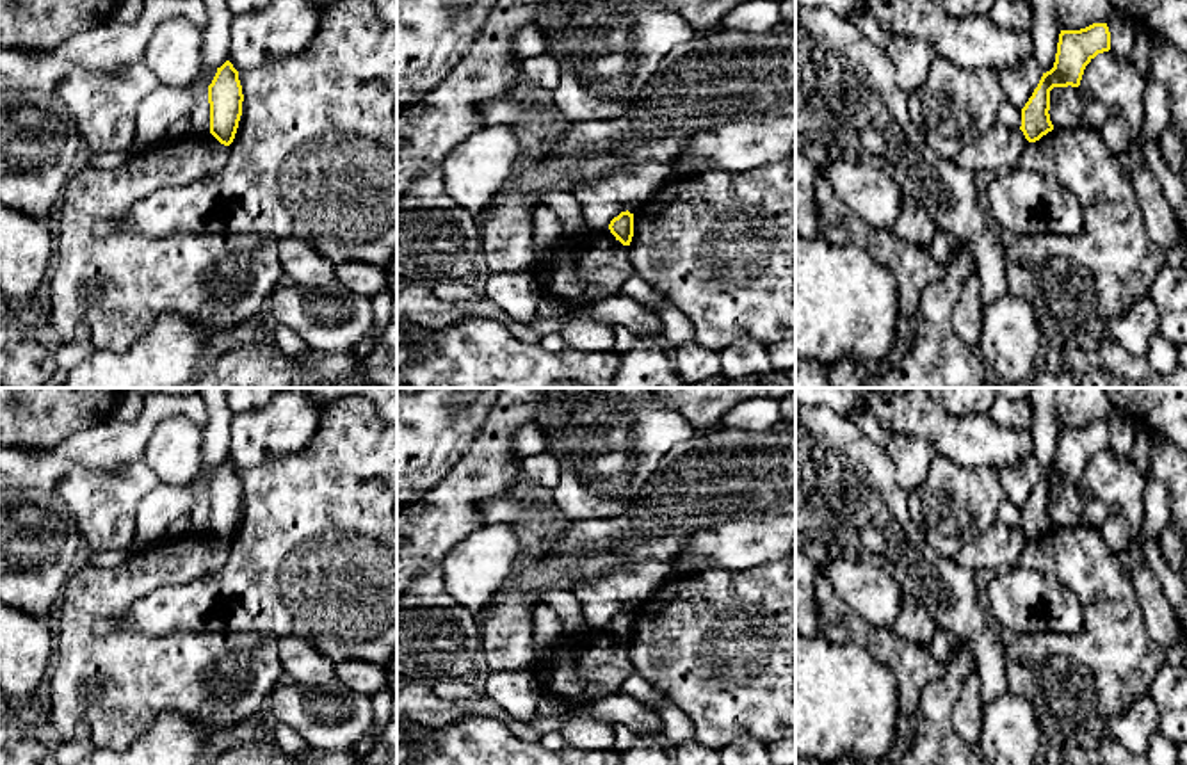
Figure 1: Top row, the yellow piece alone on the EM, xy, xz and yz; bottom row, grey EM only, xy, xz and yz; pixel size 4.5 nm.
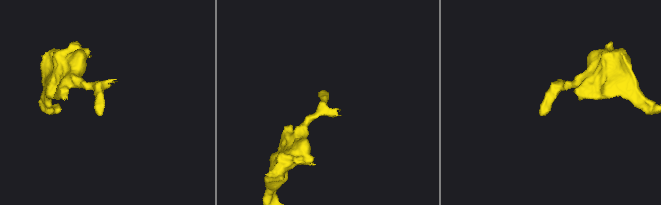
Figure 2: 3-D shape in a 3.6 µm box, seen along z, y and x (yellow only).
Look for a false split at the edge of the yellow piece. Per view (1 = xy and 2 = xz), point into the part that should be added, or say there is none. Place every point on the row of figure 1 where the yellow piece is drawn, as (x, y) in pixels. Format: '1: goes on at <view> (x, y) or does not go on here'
1: does not go on here
2: does not go on here

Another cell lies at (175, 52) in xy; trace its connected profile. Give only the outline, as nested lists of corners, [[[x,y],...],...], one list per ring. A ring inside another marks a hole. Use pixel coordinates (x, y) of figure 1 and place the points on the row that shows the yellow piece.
[[[185,18],[164,20],[142,57],[160,85],[189,87],[203,69],[203,30]]]

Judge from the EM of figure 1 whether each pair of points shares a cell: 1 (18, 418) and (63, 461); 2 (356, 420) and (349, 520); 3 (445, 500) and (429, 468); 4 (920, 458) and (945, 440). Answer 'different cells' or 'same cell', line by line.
1: different cells
2: same cell
3: different cells
4: different cells

